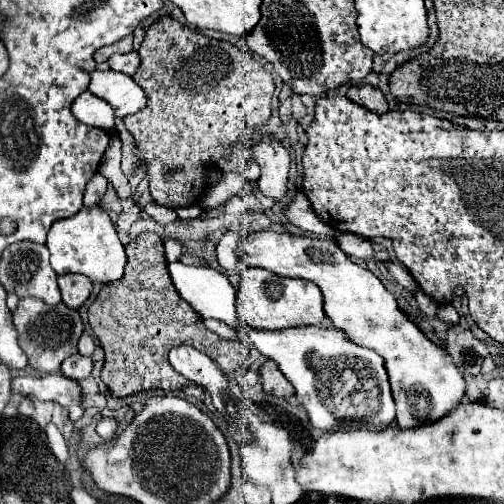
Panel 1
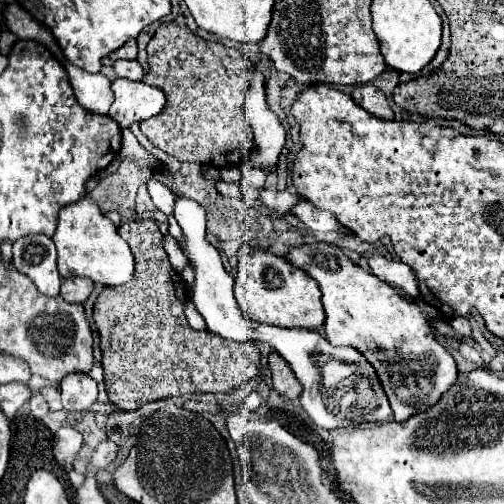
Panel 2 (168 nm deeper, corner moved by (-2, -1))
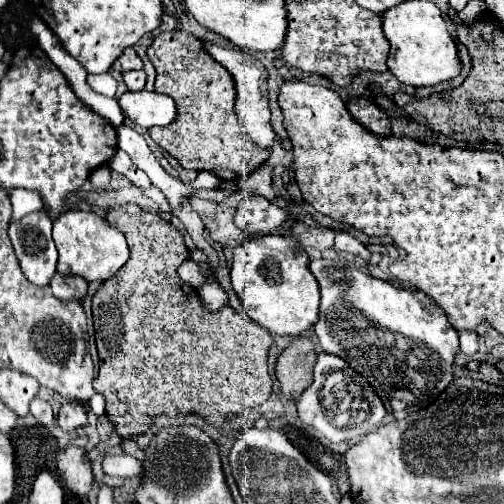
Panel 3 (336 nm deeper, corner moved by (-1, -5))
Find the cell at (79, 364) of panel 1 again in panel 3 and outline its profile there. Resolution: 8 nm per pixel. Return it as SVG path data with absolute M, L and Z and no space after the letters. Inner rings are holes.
M66 402L58 412L58 424L64 432L72 432L88 422L88 414L84 402Z

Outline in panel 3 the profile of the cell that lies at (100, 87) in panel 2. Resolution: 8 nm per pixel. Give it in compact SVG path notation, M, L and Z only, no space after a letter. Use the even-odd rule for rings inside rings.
M106 72L106 74L88 74L86 78L86 84L96 92L96 94L102 94L102 96L108 96L108 98L114 98L116 94L116 80Z

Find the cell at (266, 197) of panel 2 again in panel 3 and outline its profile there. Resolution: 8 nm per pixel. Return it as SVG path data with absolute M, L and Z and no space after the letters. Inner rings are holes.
M262 164L256 172L246 176L244 180L240 180L240 186L242 186L242 190L250 190L250 192L262 194L270 202L276 200L276 192L272 188L272 168L268 164Z

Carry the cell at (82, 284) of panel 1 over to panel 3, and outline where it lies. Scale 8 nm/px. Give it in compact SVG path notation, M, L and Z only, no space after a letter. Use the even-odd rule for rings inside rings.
M56 274L52 278L52 294L60 300L76 300L80 302L88 292L88 282L80 276L60 276Z

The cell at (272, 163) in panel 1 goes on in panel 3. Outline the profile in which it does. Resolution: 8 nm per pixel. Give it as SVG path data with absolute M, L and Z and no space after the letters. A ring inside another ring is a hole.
M204 44L204 48L224 66L228 68L228 72L234 76L236 80L236 86L238 86L238 98L236 98L236 110L238 114L242 116L244 120L244 126L246 126L246 132L248 136L258 144L258 146L272 146L274 140L276 140L276 134L270 126L270 108L268 108L268 90L266 90L266 82L268 82L268 72L264 68L264 64L246 54L244 50L228 50L228 48L220 48L220 46L214 46L214 44Z

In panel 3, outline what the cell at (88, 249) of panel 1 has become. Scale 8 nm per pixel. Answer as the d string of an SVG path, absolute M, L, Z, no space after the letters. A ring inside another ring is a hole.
M66 210L54 220L52 230L58 248L58 274L62 276L82 276L88 282L106 282L118 274L118 270L128 262L130 250L124 234L112 228L104 218L86 210Z

